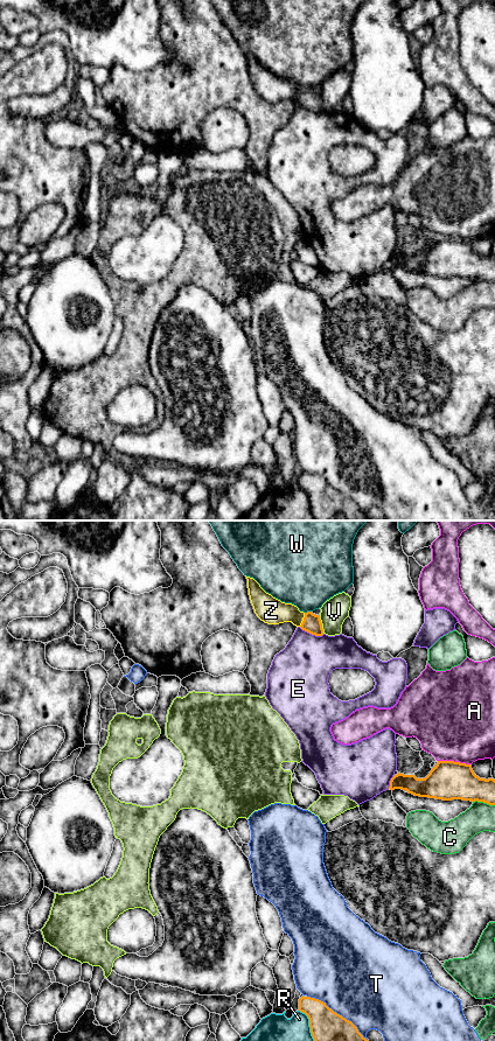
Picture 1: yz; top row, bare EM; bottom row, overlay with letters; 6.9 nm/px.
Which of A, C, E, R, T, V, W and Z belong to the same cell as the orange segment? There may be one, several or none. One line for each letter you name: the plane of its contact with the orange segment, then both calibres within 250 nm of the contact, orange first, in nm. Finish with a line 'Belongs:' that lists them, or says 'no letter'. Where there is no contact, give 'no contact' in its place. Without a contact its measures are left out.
Z: contact in yz; calibres 130 and 180 nm
Belongs: Z

